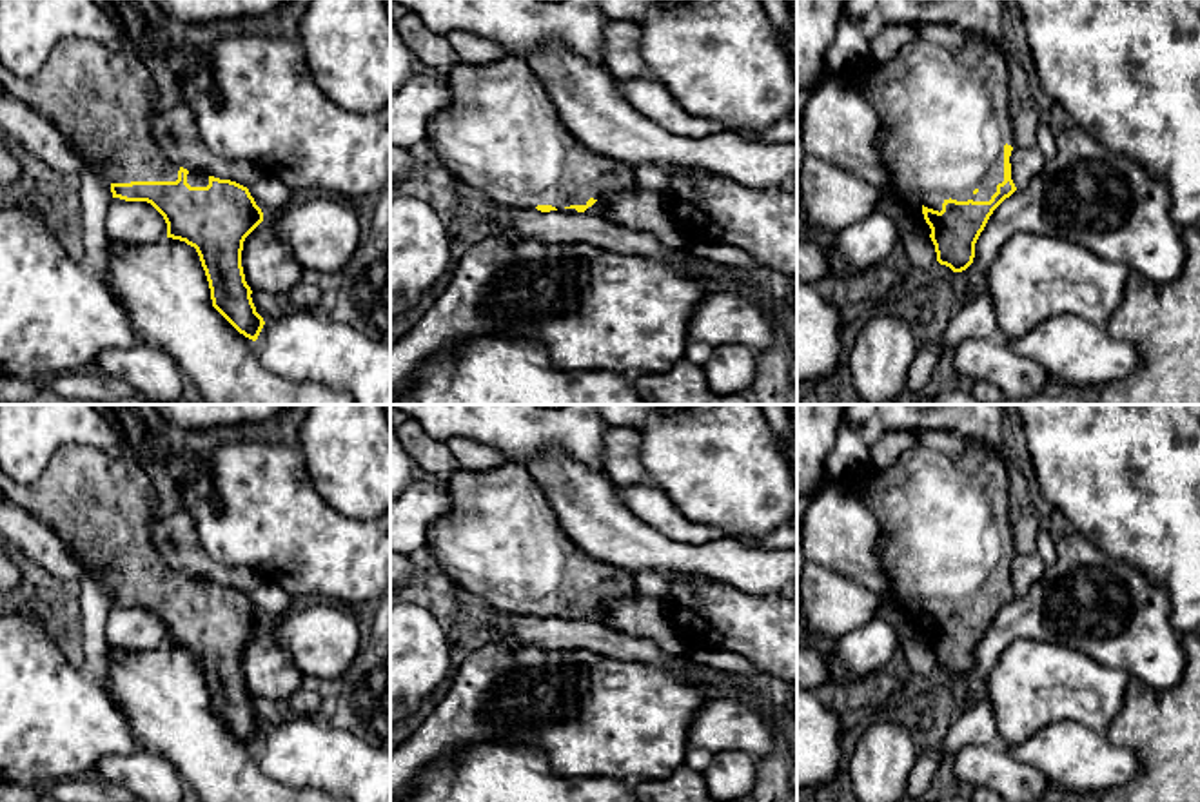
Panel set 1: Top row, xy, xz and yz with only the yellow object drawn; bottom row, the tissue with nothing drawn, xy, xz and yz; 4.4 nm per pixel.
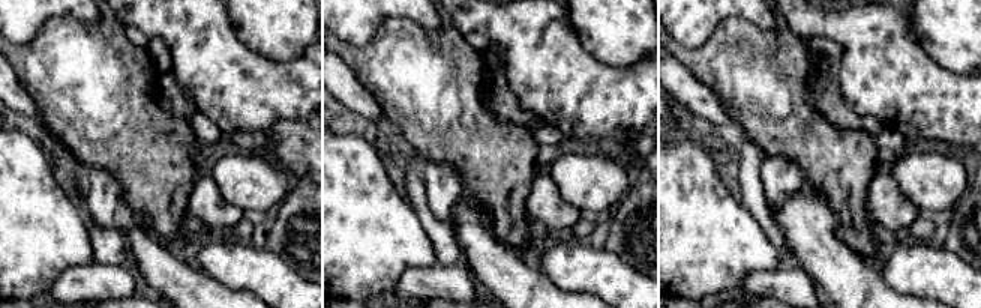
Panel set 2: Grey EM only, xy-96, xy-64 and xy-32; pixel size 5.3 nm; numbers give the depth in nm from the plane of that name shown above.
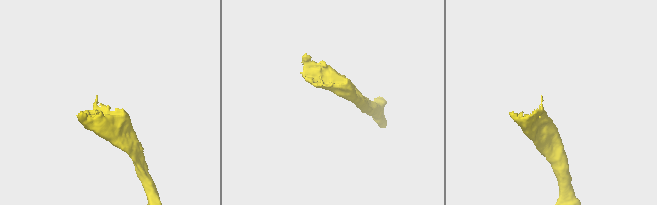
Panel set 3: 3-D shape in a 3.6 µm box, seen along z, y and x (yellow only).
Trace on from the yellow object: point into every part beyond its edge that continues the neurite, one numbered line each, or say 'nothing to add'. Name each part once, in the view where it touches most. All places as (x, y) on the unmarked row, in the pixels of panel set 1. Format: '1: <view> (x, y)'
1: yz (943, 521)

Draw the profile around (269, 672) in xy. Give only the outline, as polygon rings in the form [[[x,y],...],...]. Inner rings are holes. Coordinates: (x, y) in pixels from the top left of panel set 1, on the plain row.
[[[263,626],[243,648],[241,673],[251,697],[285,704],[307,679]]]

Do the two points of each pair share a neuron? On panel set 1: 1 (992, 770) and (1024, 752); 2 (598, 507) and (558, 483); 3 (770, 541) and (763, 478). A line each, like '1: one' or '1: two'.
1: two
2: one
3: two

